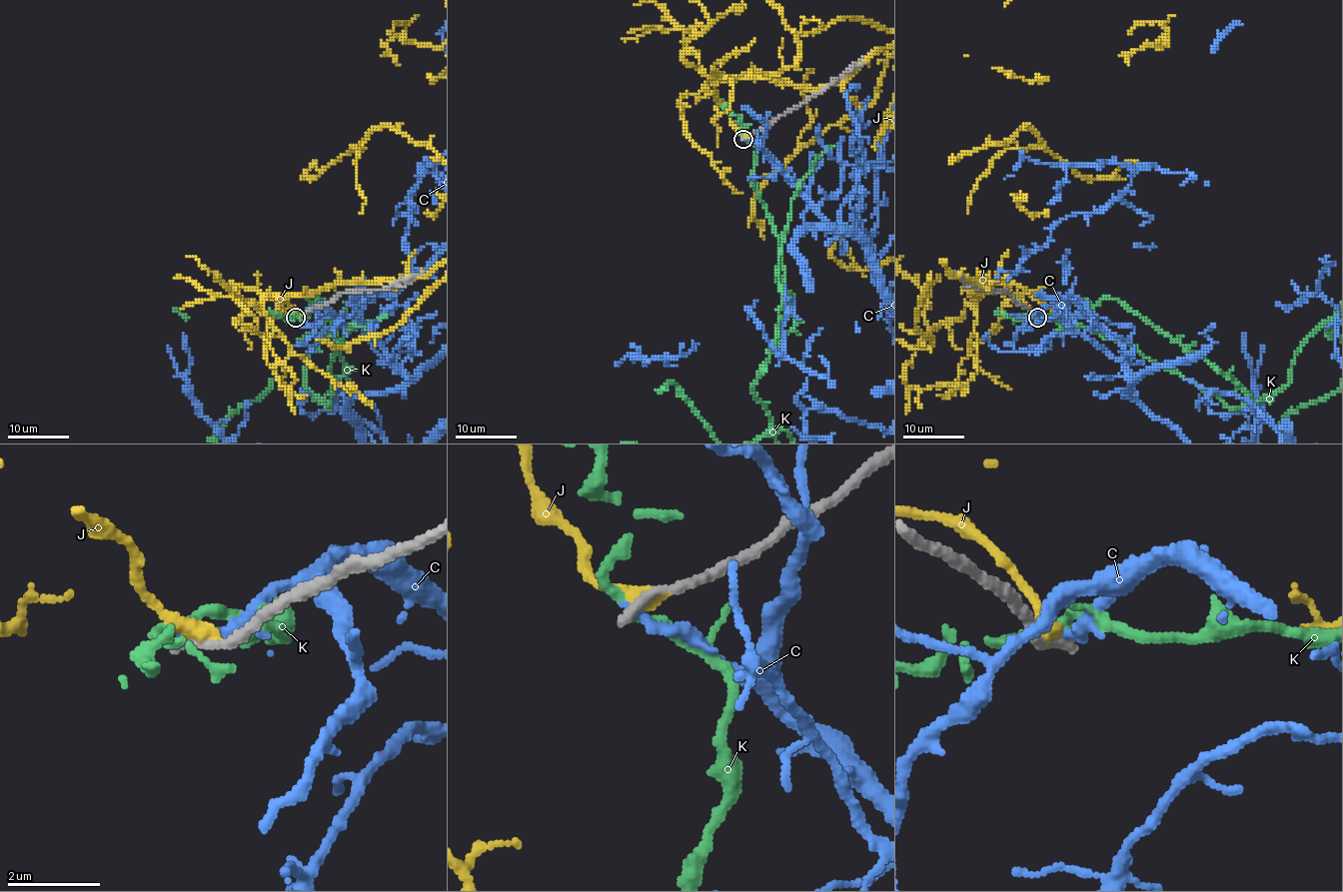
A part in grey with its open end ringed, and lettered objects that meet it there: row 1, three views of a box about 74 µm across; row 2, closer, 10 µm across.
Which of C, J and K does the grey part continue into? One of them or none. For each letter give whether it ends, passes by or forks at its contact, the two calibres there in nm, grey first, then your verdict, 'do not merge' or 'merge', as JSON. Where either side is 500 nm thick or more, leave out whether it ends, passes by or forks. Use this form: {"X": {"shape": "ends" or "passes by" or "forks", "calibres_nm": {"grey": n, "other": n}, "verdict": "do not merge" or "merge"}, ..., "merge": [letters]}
{"C": {"shape": "ends", "calibres_nm": {"grey": 240, "other": 240}, "verdict": "do not merge"}, "J": {"shape": "ends", "calibres_nm": {"grey": 300, "other": 380}, "verdict": "do not merge"}, "K": {"shape": "passes by", "calibres_nm": {"grey": 240, "other": 240}, "verdict": "do not merge"}, "merge": []}

